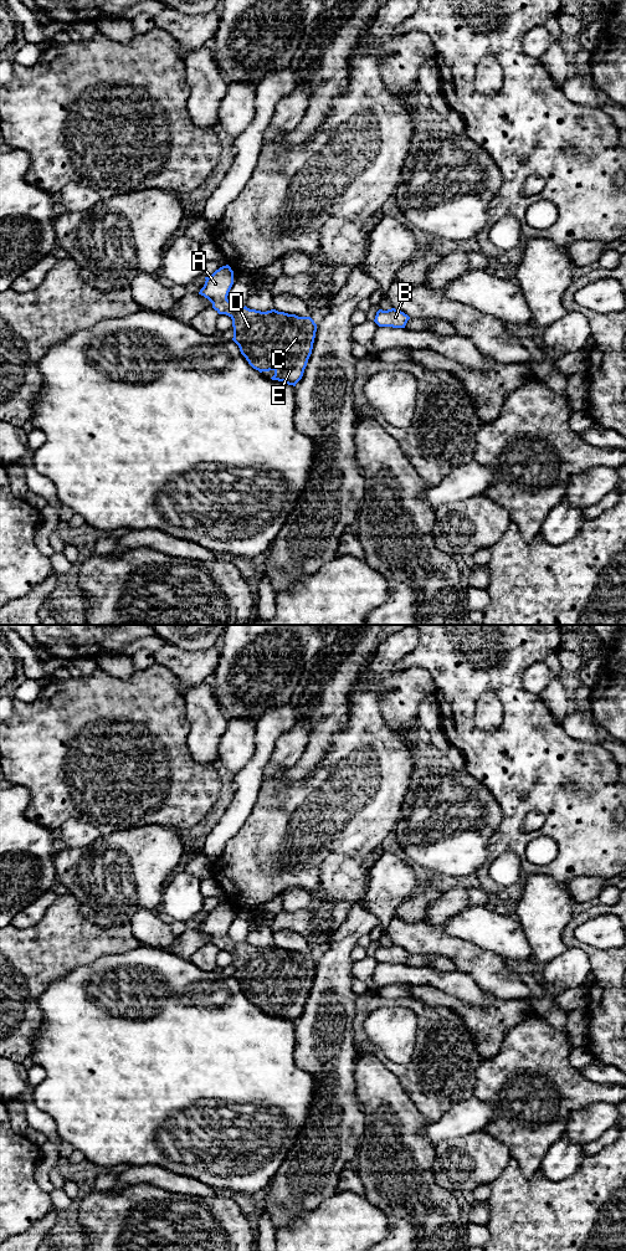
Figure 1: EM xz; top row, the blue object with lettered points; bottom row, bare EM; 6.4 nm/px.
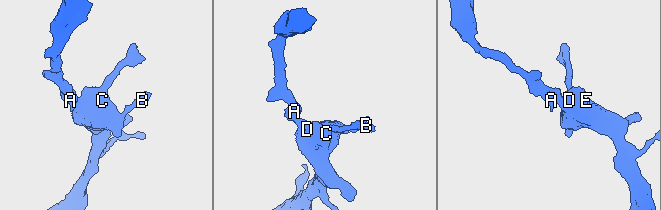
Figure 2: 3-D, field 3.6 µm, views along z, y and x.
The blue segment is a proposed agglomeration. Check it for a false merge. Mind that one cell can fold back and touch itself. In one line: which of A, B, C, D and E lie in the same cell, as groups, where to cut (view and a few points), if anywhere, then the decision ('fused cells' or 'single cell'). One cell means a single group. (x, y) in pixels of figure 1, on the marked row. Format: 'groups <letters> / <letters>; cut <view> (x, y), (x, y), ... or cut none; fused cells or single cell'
groups A B C D E; cut none; single cell

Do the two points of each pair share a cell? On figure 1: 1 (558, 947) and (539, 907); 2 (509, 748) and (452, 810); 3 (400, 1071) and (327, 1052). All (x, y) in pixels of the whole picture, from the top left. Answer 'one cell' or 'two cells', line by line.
1: one cell
2: two cells
3: two cells

